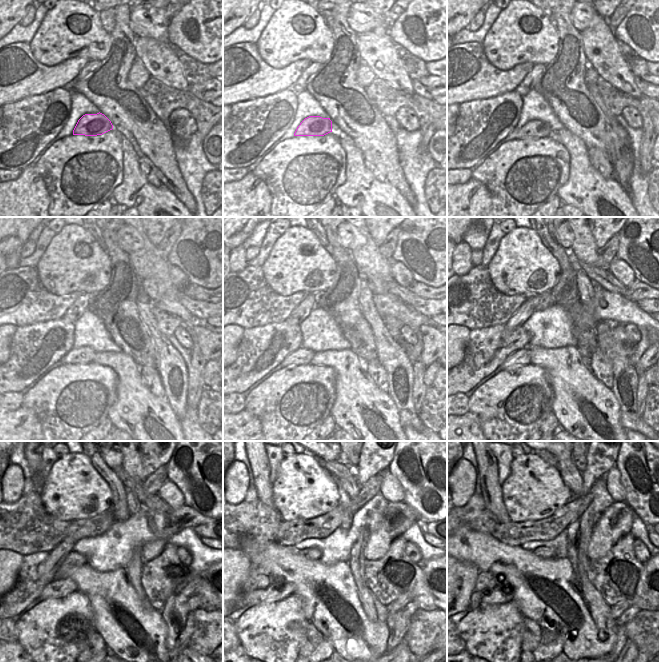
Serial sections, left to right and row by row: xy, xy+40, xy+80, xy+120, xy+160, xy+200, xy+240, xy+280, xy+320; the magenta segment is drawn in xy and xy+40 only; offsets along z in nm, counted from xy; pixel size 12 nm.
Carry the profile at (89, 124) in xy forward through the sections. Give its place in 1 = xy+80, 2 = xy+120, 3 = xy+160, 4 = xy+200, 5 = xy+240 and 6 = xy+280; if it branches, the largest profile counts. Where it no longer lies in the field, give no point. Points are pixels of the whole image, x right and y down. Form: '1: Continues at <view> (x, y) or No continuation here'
1: Continues at xy+80 (534, 128)
2: Continues at xy+120 (85, 354)
3: Continues at xy+160 (302, 355)
4: Continues at xy+200 (521, 357)
5: Continues at xy+240 (59, 588)
6: Continues at xy+280 (277, 591)

